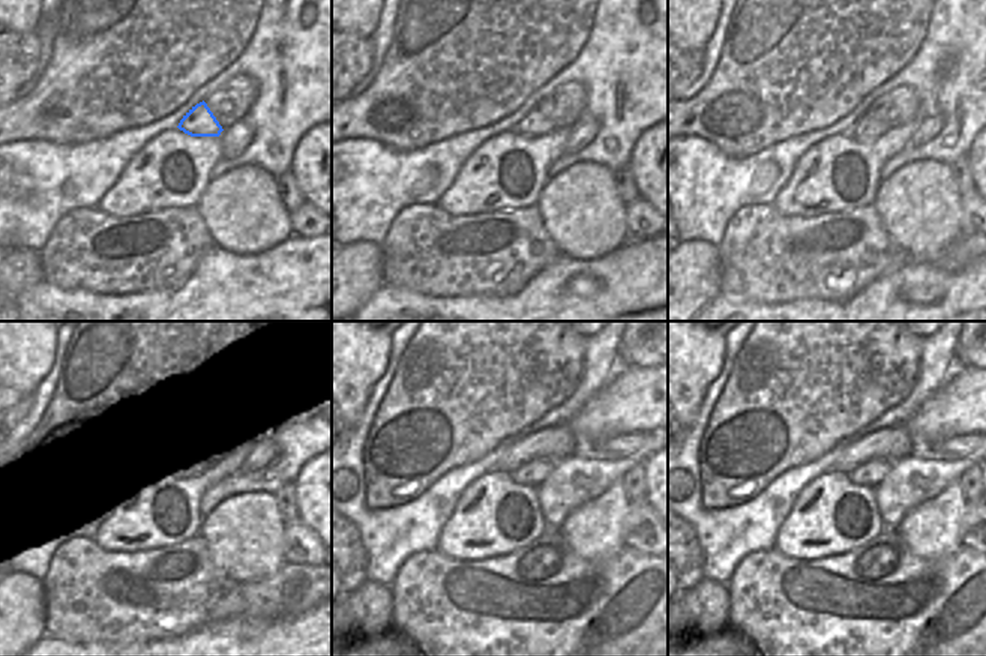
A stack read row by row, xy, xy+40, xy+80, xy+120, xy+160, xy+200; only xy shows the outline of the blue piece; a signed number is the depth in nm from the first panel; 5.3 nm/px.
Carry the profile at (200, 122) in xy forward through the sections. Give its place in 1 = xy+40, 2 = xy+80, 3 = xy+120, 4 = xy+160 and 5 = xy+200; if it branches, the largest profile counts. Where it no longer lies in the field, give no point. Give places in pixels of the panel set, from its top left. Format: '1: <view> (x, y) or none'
1: xy+40 (535, 125)
2: xy+80 (868, 128)
3: xy+120 (189, 470)
4: xy+160 (532, 473)
5: xy+200 (869, 475)

